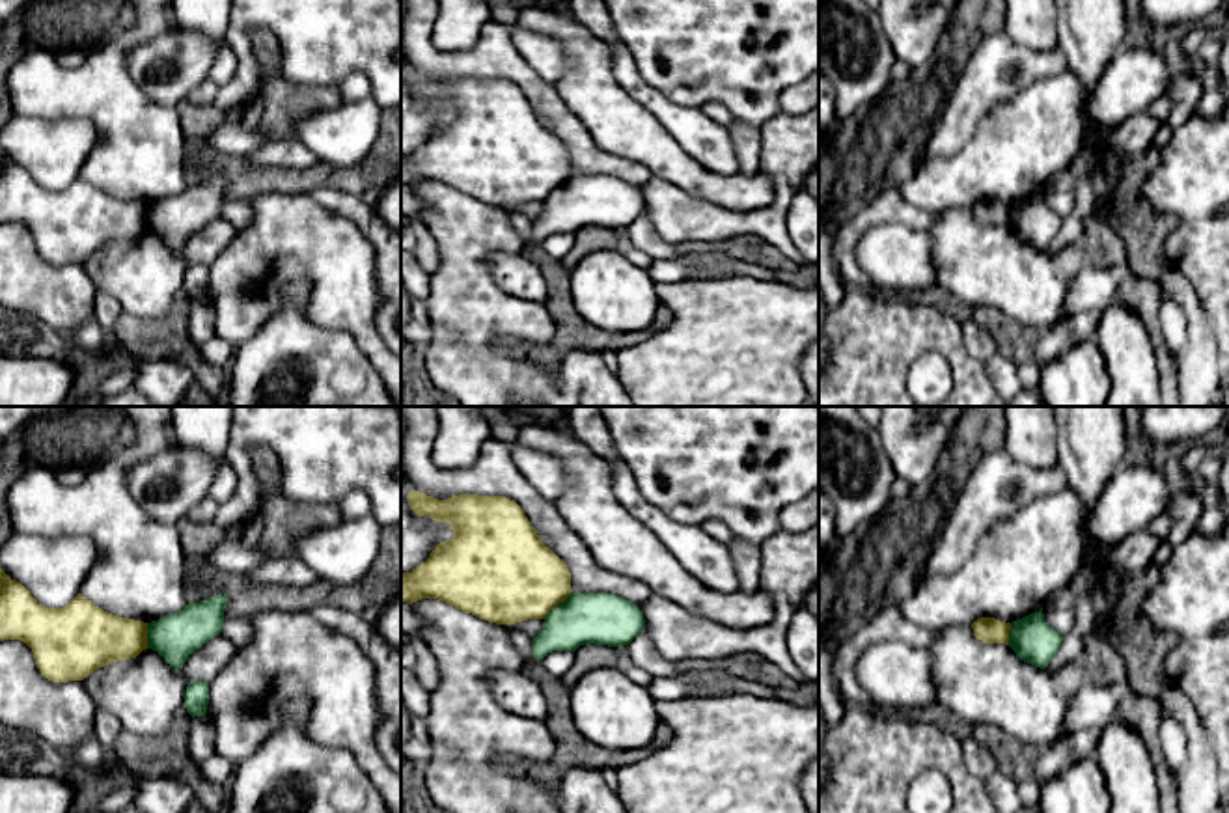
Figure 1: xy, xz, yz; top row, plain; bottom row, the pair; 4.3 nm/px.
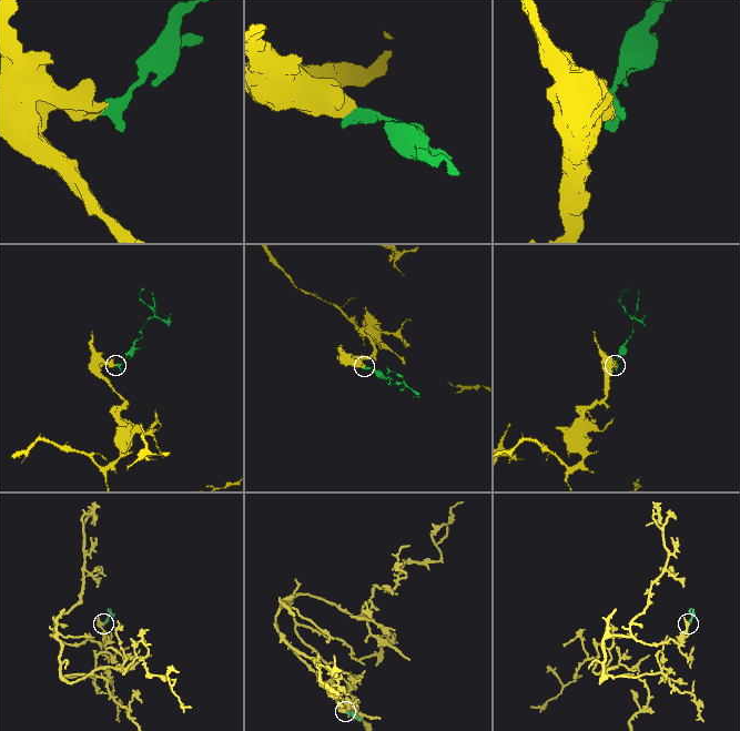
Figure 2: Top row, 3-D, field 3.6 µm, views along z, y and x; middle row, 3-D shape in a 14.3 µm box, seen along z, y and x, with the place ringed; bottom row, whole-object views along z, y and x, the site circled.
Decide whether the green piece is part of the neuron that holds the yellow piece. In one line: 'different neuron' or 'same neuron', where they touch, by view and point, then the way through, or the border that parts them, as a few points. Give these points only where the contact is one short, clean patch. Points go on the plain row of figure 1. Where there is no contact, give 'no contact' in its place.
different neuron; meets yellow in xz at (556, 187); border along xz (571, 174), (543, 200)

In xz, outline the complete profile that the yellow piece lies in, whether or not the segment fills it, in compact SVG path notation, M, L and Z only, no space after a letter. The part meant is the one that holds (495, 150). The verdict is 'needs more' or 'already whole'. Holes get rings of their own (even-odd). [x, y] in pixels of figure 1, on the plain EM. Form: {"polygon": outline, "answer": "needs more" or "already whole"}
{"polygon": "M412 73L410 91L436 104L448 104L453 119L436 127L429 140L410 155L401 155L401 185L438 181L466 196L496 207L545 201L571 175L571 155L537 117L515 82L505 78L459 76L448 82Z", "answer": "already whole"}

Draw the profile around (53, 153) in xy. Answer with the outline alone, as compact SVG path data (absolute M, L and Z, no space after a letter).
M13 116L0 127L0 151L45 190L63 190L80 175L93 132L86 119Z

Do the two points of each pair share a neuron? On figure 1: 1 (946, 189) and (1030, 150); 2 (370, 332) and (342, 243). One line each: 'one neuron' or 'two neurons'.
1: one neuron
2: one neuron

